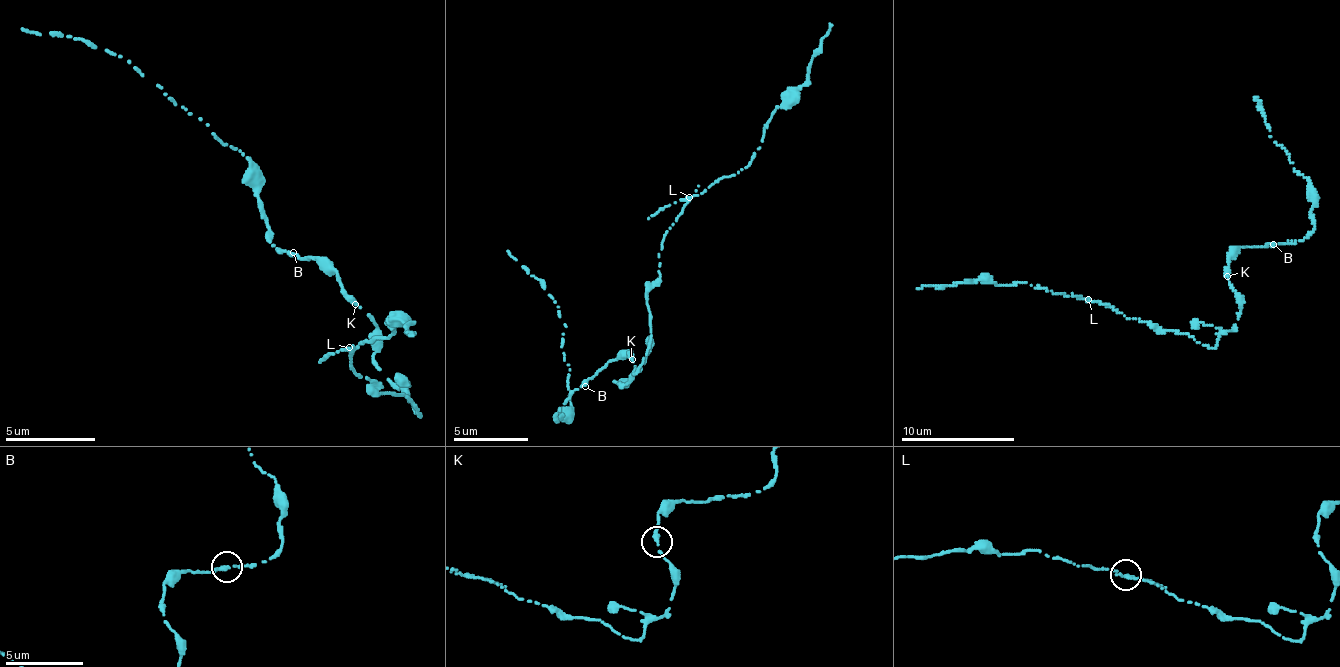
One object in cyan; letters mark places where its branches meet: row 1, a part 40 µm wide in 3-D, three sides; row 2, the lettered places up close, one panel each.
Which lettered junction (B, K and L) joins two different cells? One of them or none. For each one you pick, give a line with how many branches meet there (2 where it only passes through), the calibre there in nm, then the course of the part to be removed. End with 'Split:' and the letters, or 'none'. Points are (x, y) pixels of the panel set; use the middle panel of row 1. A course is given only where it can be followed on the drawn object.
Split: none

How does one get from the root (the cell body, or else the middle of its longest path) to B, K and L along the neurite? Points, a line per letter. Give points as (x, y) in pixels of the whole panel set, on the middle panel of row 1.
B: (622, 378), (636, 370), (631, 354), (619, 354), (616, 361), (610, 361), (600, 368), (585, 386)
K: (622, 378), (635, 374), (632, 359)
L: (622, 378), (612, 382), (628, 383), (647, 354), (648, 286), (660, 275), (665, 230), (690, 196)

